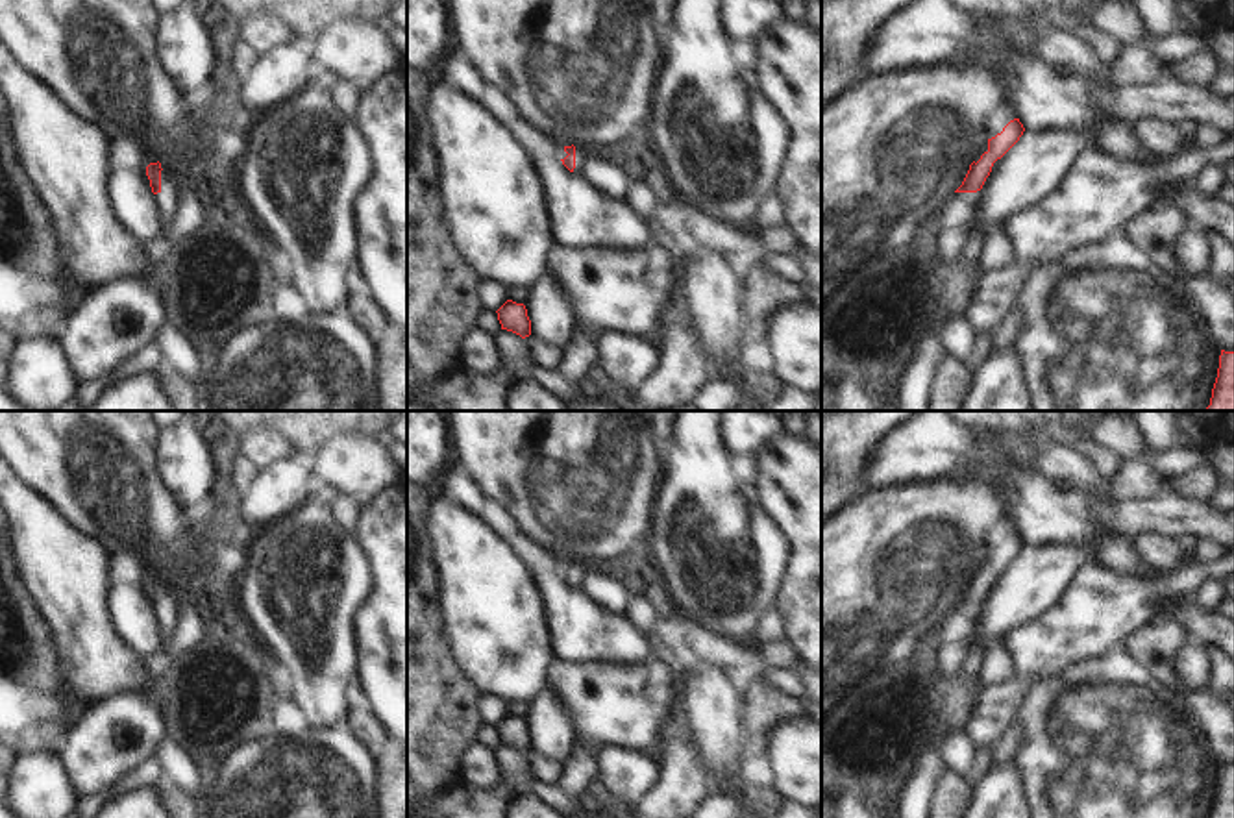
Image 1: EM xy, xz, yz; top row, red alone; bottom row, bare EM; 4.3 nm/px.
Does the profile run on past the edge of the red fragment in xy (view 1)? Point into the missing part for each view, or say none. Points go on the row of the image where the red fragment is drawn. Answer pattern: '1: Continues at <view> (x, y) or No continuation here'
1: No continuation here

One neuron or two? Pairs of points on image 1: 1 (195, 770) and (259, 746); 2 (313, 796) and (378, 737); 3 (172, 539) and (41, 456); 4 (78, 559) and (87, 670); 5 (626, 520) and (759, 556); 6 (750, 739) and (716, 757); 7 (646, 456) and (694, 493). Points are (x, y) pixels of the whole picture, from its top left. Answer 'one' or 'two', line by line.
1: one
2: two
3: one
4: one
5: two
6: two
7: two

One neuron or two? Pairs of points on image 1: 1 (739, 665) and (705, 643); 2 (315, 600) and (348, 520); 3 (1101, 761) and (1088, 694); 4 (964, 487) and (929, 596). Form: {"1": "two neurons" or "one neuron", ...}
{"1": "one neuron", "2": "two neurons", "3": "one neuron", "4": "one neuron"}

